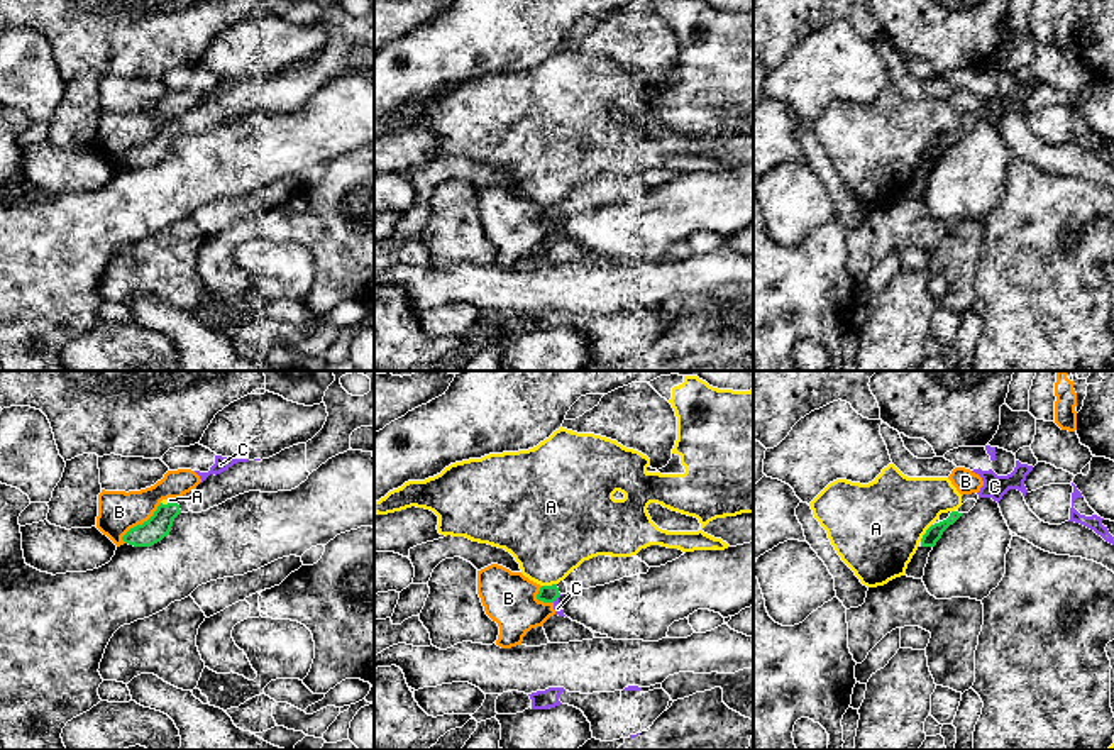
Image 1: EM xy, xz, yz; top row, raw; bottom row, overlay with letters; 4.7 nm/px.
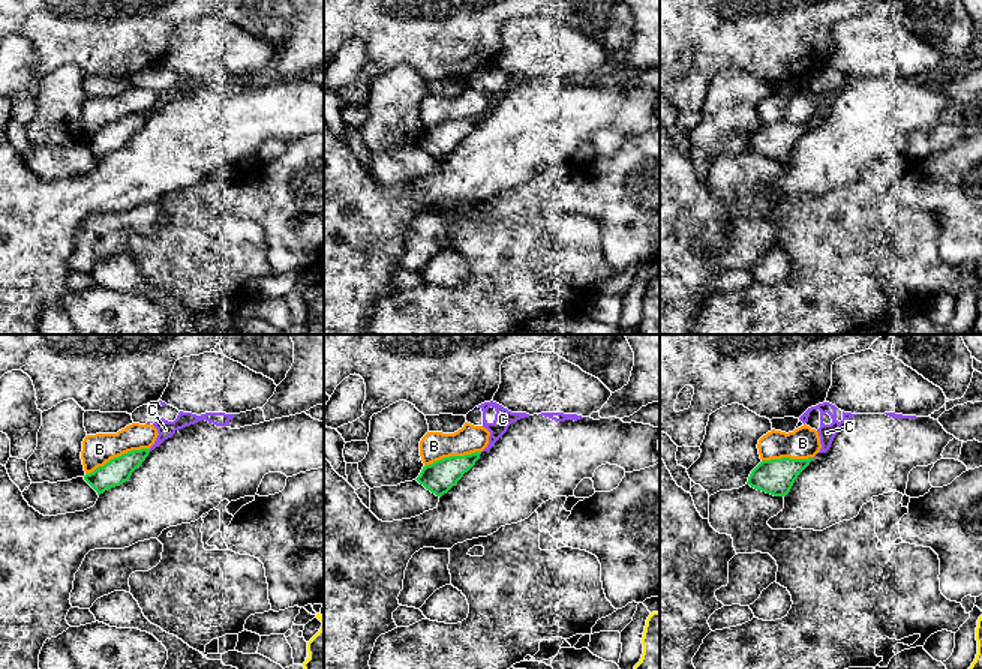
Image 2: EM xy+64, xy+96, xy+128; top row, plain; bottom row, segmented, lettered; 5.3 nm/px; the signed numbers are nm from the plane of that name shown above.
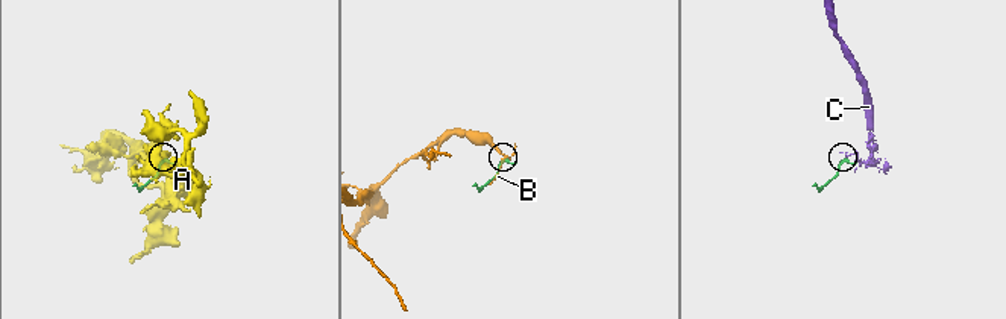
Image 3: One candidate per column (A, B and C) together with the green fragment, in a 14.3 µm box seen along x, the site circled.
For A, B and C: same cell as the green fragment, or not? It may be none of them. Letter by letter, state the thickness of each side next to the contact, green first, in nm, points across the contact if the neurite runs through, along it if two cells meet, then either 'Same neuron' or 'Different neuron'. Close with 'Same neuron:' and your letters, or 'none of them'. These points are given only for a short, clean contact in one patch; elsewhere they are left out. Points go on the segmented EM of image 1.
A: Thickness 80 nm (green) against 440 nm. Different neuron
B: Thickness 120 nm (green) against 200 nm. Different neuron
C: Thickness 80 nm (green) against 40 nm. Boundary: xz (561, 595), (552, 601). Different neuron
Same neuron: none of them

